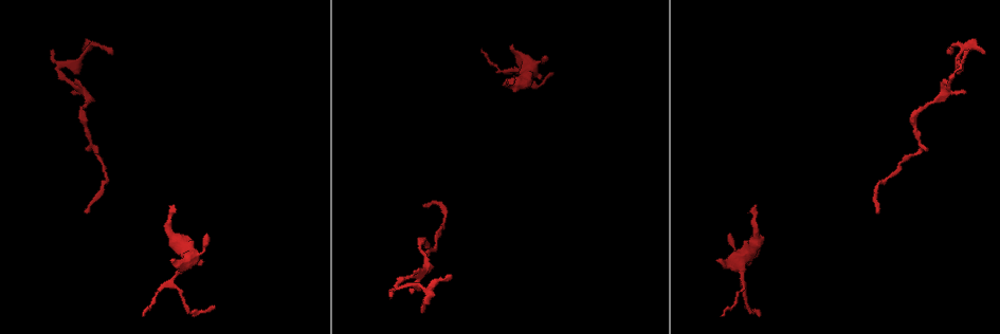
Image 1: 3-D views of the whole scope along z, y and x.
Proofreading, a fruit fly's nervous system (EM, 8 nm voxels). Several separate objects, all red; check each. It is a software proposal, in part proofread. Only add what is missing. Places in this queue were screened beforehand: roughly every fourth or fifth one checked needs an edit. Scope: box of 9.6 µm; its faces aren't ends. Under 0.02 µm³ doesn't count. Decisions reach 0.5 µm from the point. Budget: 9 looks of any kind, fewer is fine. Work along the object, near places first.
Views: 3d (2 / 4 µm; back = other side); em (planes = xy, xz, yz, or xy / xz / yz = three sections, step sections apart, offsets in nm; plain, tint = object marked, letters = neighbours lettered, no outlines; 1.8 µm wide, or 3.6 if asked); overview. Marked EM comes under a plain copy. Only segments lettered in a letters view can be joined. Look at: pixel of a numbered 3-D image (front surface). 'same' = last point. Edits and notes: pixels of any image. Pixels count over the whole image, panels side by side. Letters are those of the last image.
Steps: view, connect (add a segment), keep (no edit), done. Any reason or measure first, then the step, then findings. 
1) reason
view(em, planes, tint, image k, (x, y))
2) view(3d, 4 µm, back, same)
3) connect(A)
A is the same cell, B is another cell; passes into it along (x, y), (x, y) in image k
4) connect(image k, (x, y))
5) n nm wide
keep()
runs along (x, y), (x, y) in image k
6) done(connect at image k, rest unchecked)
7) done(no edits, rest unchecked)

branch stops here
view(em, planes, tint, image 1, (388, 295))

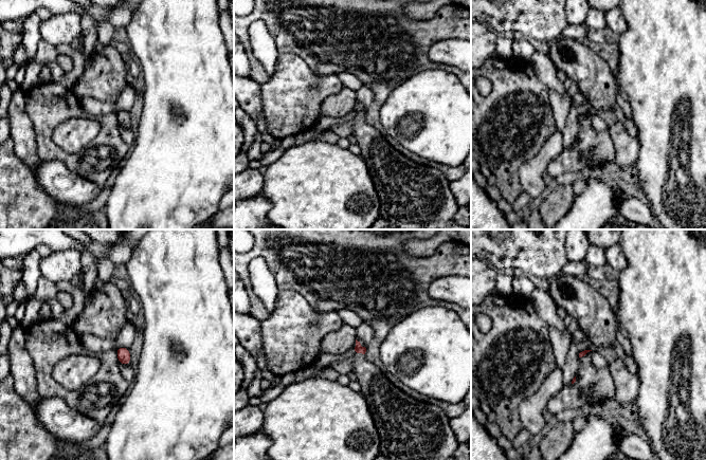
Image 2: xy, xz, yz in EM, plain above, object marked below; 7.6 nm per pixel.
view(em, planes, letters, same)

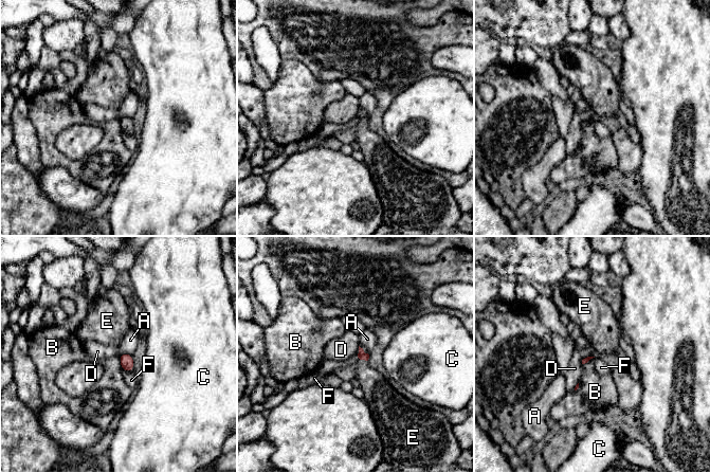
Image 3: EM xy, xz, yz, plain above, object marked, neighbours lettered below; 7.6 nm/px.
connect(image 3, (376, 388))
E is the same cell, A, B, C, D and F are other cells; passes into it along (362, 355), (363, 359), (376, 388) in image 3; it goes on there

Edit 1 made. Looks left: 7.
branch stops here
view(3d, 4 µm, image 1, (423, 206))

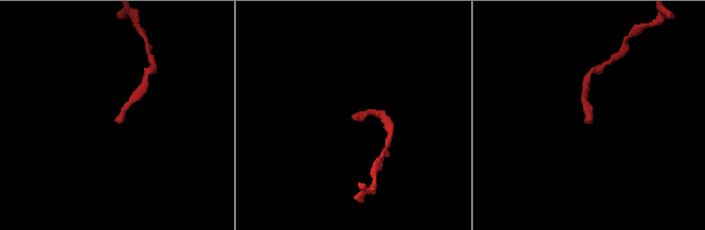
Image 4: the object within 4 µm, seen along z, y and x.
shape alone is not enough
view(em, planes, letters, image 4, (590, 121))

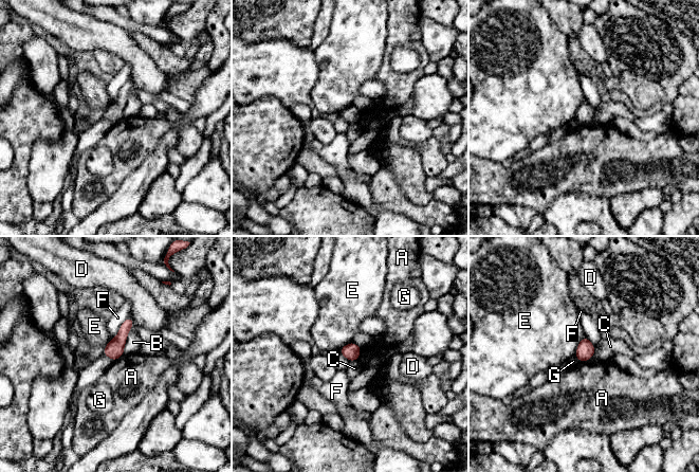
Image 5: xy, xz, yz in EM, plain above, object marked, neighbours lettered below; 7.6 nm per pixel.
120 nm wide
keep()
A, B, C, D, E, F and G are other cells; border along (361, 348), (361, 355), (356, 360) in image 5; no lettered segment goes on from it

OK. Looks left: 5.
free end
view(em, yz, step 4, tint, image 1, (717, 259))

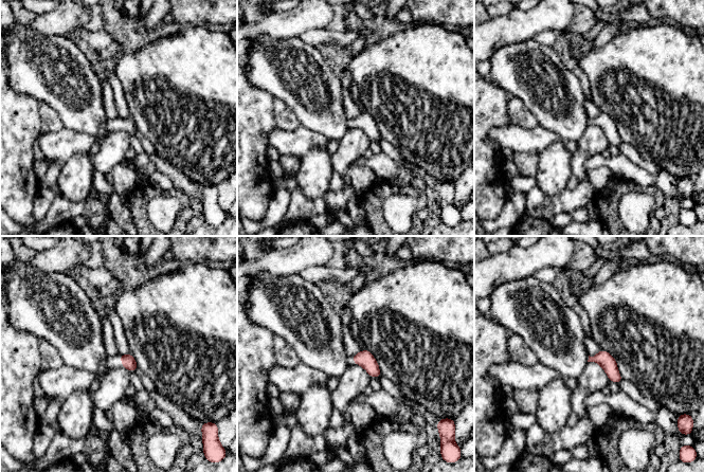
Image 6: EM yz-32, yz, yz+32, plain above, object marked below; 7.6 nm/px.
view(em, planes, letters, same)

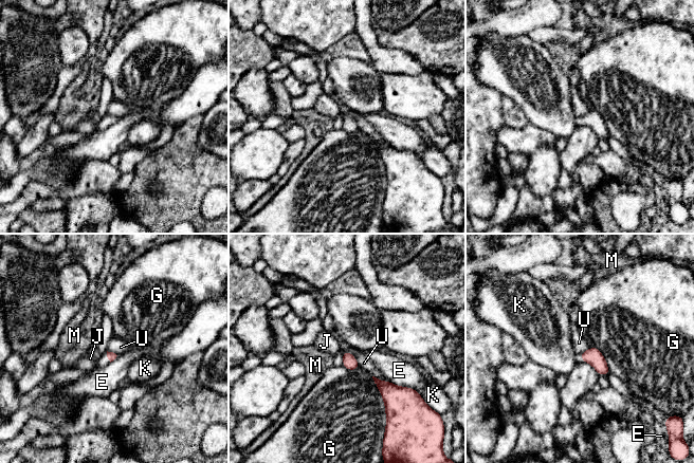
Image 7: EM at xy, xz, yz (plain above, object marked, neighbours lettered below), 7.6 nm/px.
G touches over 320 nm
keep()
E, G, J, K, M and U are other cells; none of them fits

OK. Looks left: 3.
done(connect at image 3, rest unchecked)

